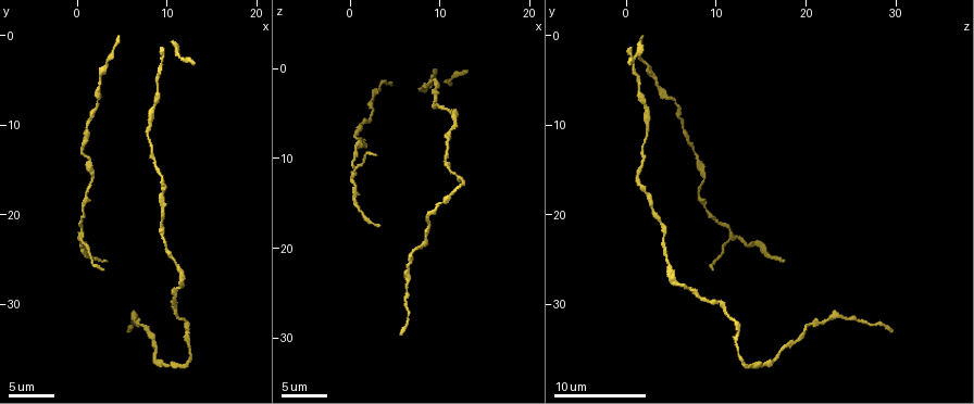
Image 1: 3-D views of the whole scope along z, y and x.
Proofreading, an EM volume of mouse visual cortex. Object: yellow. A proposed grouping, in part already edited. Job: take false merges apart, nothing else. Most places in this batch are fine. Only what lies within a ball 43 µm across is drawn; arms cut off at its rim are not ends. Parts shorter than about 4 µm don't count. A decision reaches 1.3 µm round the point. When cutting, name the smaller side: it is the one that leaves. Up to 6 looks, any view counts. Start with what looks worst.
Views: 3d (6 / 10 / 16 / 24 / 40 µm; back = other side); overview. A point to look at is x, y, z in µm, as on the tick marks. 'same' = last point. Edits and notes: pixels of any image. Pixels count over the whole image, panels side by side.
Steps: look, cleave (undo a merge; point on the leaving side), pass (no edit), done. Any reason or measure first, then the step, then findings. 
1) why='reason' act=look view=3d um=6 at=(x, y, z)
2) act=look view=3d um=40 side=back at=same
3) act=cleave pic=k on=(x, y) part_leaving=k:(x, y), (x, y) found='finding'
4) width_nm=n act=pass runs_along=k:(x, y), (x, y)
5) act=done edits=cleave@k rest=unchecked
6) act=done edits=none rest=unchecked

act=look view=3d um=16 at=(0.4, 22.6, 11.6)

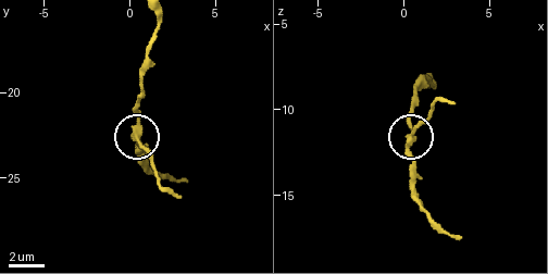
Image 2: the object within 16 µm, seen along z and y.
act=pass found='one neuron here'

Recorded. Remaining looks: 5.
why='a narrow waist' act=look view=3d um=16 at=(6.4, 31.4, 24.2)

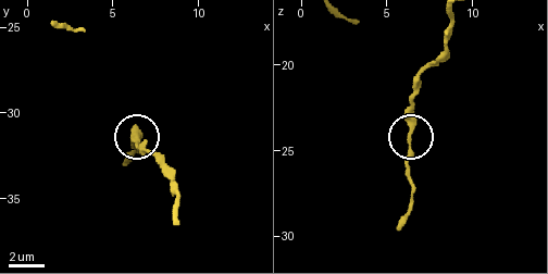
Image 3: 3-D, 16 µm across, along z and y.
act=look view=3d um=16 side=back at=same

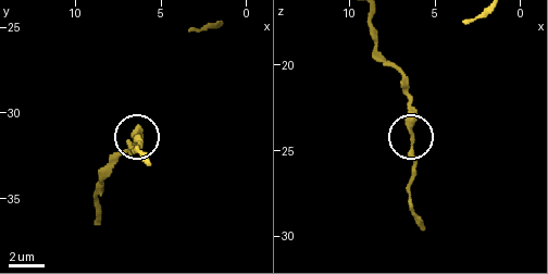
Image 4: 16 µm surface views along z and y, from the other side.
act=pass found='continuous, no second neuron'

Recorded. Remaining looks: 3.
act=look view=3d um=10 at=(1.8, 15.2, 8.8)

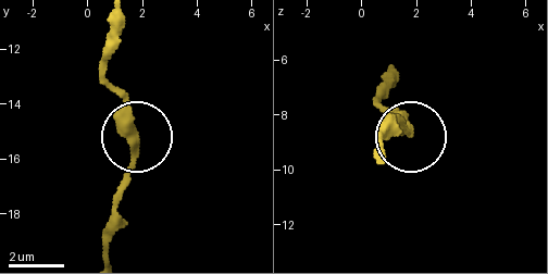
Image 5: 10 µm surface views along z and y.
act=look view=3d um=6 at=same

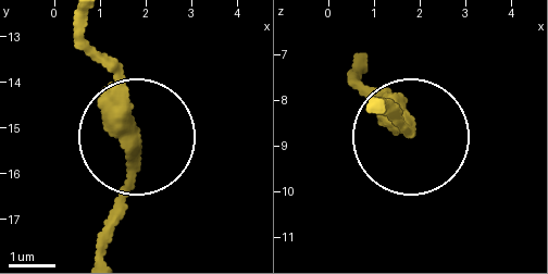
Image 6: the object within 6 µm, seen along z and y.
act=pass found='all the same neuron'

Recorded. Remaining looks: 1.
act=done edits=none rest=unchecked

